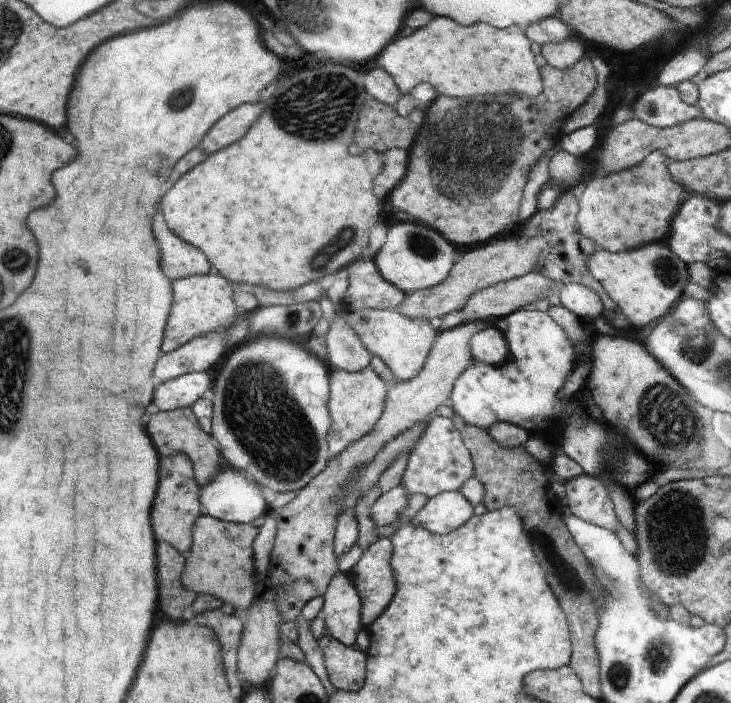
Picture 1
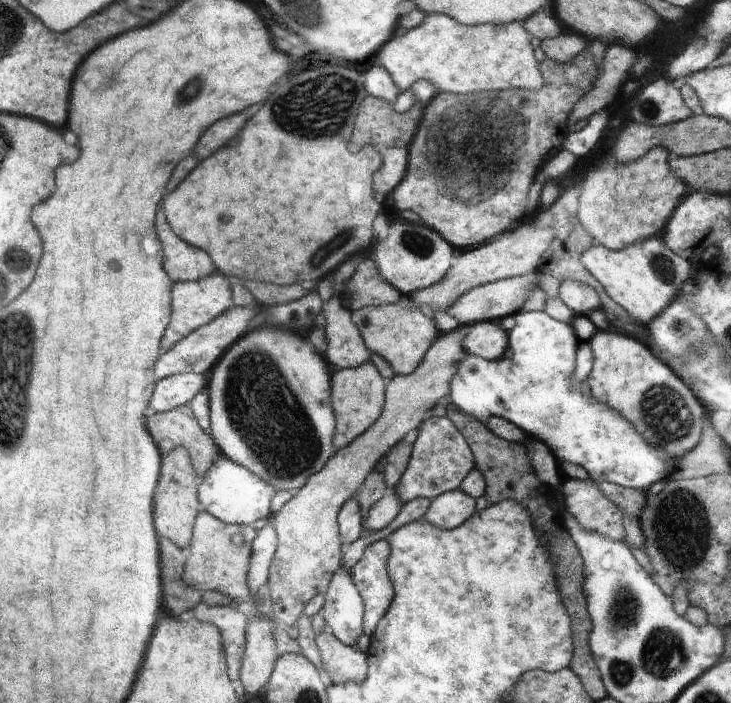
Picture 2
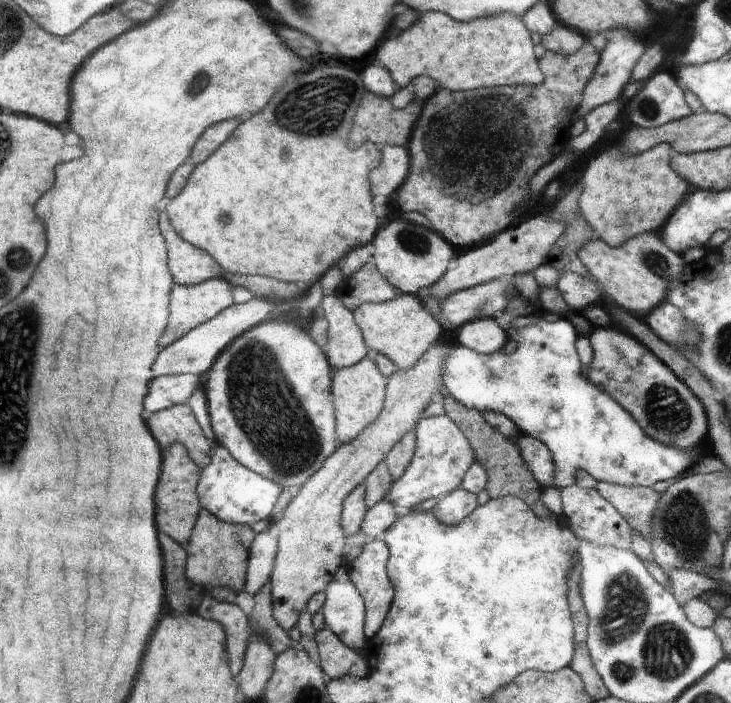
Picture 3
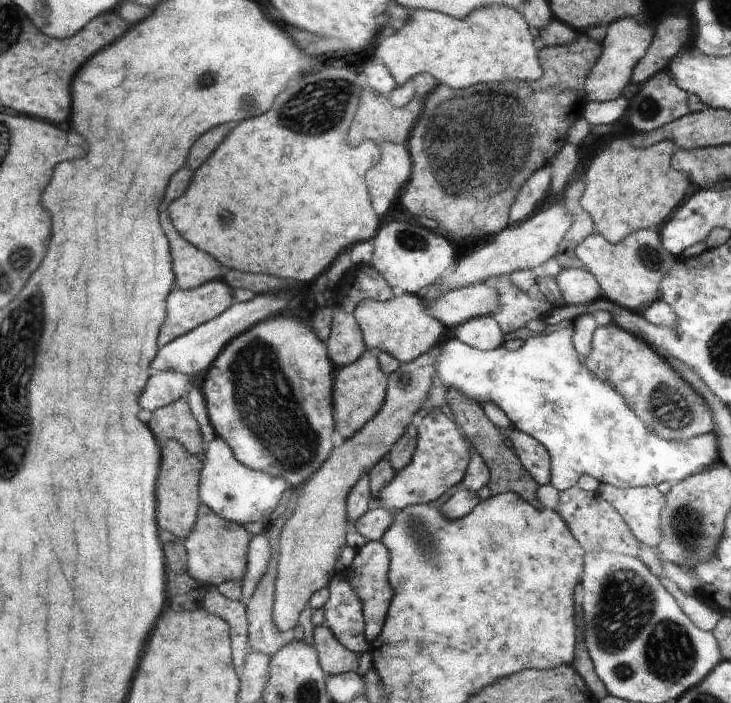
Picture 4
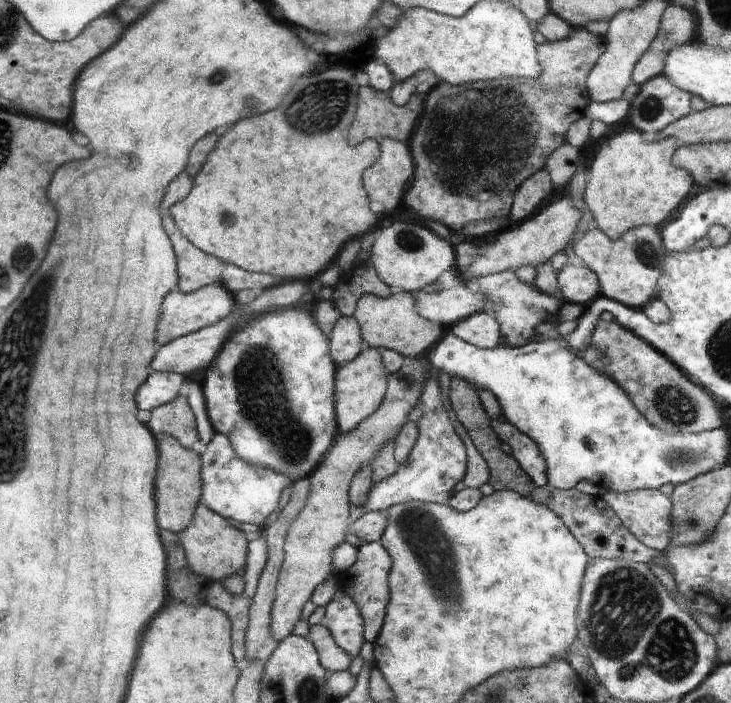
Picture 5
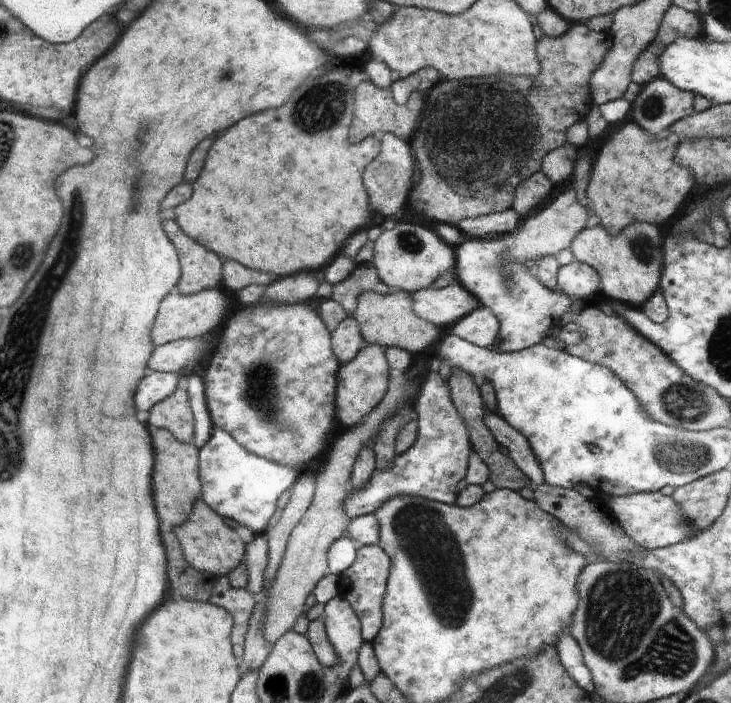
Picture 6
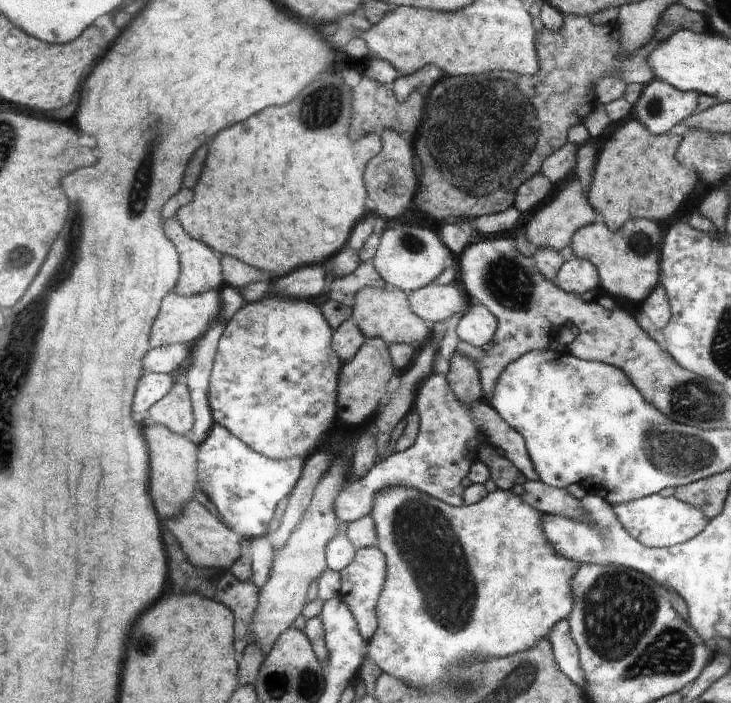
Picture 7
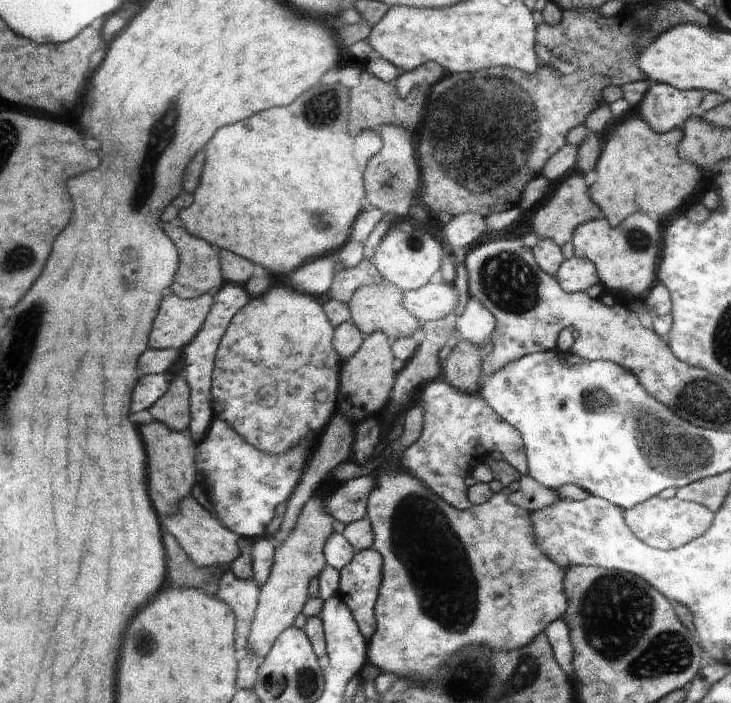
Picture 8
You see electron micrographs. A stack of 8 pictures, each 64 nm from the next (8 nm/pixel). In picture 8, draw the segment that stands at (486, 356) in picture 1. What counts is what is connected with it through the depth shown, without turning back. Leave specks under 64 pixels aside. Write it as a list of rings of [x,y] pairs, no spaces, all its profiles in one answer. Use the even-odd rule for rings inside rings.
[[[470,298],[462,314],[456,318],[455,326],[460,339],[483,346],[496,328],[496,319],[480,301]]]

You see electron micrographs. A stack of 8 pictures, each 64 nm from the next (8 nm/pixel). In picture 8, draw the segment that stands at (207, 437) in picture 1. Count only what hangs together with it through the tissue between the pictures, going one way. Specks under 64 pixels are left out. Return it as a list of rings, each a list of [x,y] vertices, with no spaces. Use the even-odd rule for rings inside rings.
[[[183,374],[172,380],[168,394],[161,398],[150,412],[156,420],[168,424],[174,430],[187,430],[191,424],[191,387]]]

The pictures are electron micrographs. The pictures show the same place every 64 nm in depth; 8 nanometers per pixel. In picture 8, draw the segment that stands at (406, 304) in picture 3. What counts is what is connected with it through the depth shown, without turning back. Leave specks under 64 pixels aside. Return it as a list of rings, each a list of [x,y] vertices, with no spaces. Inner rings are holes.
[[[385,282],[382,285],[362,286],[348,306],[351,321],[355,323],[365,337],[376,332],[382,332],[396,341],[400,338],[413,336],[422,326],[422,322],[404,306],[406,293],[394,283]]]

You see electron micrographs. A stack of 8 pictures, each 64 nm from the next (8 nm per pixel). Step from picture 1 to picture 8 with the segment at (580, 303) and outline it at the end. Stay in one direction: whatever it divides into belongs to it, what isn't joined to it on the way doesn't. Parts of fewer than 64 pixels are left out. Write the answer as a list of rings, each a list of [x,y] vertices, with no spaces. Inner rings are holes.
[[[574,255],[565,259],[558,268],[555,278],[568,293],[585,292],[593,284],[600,283],[598,268],[588,258]]]

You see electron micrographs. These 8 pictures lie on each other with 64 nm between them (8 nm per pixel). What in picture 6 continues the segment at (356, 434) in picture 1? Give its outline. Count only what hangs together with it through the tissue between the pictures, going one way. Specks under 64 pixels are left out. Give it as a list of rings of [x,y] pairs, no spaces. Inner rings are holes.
[[[365,344],[349,363],[340,366],[338,376],[338,415],[343,429],[352,428],[360,418],[378,408],[386,394],[388,384],[388,360],[382,344]]]

